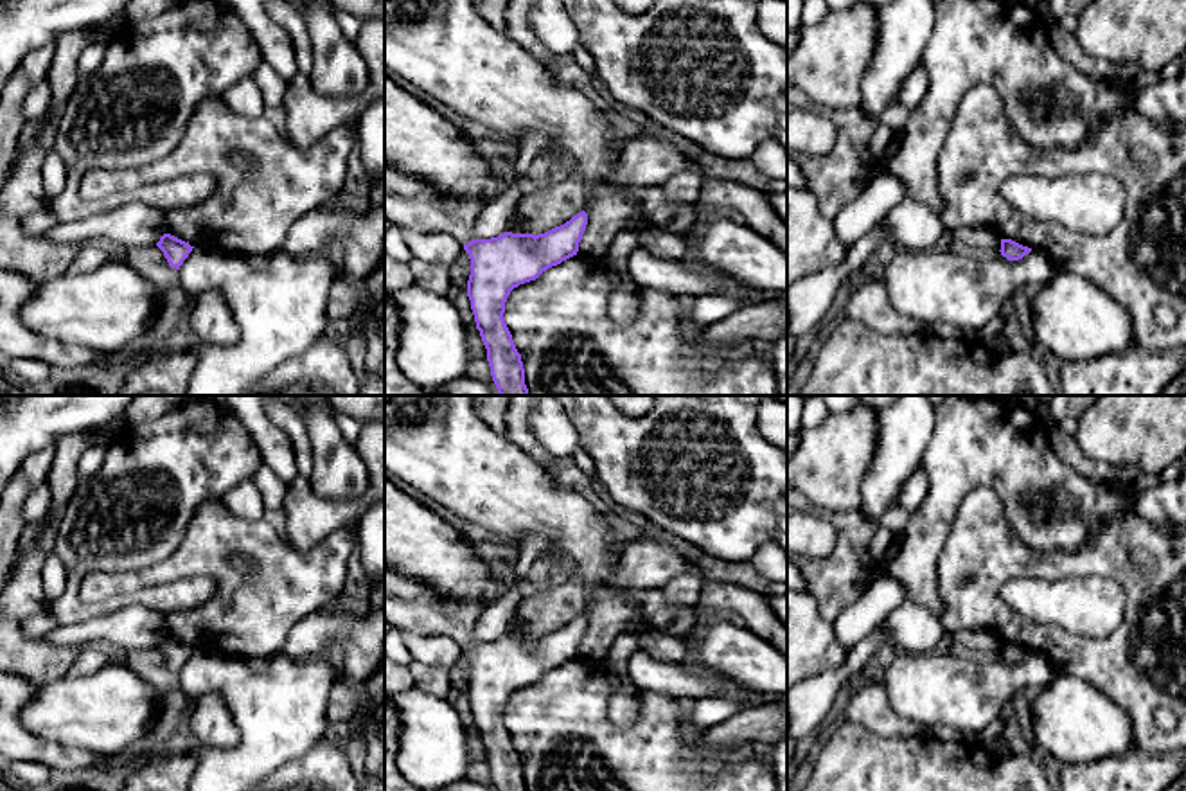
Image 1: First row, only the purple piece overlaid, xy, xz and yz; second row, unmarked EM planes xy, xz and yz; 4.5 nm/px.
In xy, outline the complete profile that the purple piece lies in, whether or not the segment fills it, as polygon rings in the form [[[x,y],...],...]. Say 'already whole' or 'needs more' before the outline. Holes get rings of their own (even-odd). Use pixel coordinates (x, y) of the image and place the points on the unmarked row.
already whole | [[[164,636],[160,644],[156,645],[156,649],[164,654],[169,669],[176,672],[180,672],[180,669],[183,667],[183,663],[189,660],[189,656],[194,651],[189,645],[171,636]]]

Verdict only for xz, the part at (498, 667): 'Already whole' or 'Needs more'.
Needs more

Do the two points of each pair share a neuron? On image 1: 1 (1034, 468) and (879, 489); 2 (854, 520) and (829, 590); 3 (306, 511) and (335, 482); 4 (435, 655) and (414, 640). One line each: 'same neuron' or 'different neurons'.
1: different neurons
2: same neuron
3: different neurons
4: same neuron

